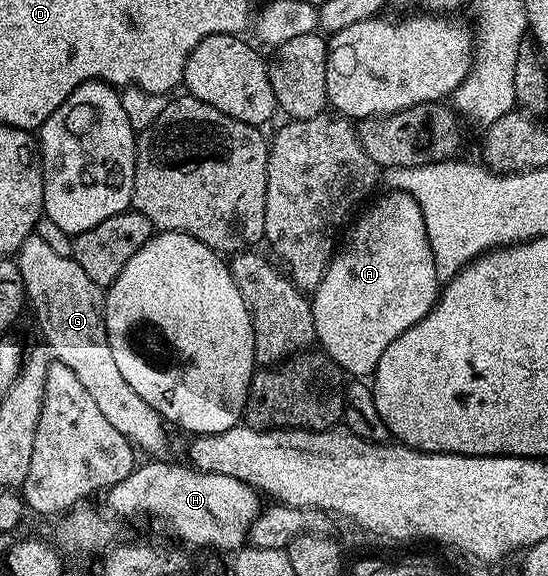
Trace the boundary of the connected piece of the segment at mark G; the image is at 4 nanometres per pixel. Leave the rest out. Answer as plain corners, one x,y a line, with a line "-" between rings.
32,234
19,247
17,263
23,279
26,303
35,311
35,320
47,339
45,344
50,355
73,370
101,414
105,414
105,419
119,433
125,434
125,438
140,453
163,454
167,448
168,425
157,414
157,410
153,410
153,406
149,406
145,398
136,394
133,386
121,378
121,370
117,362
113,362
113,350
105,330
105,296
93,278
81,270
74,258
55,253
37,234

